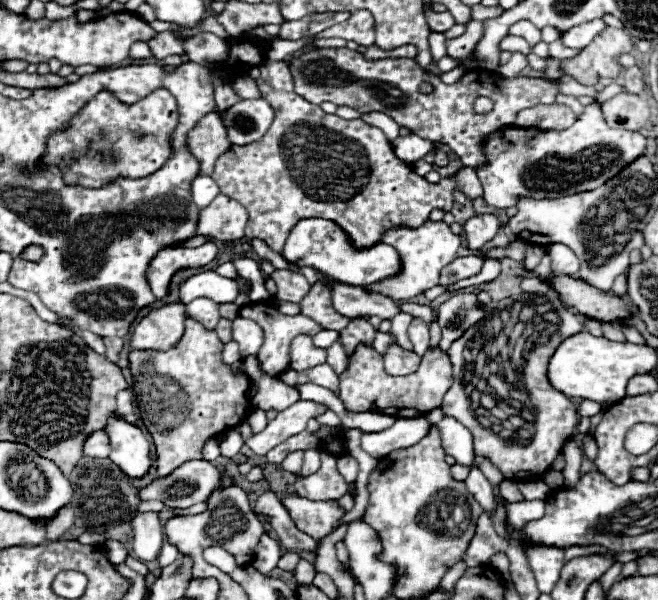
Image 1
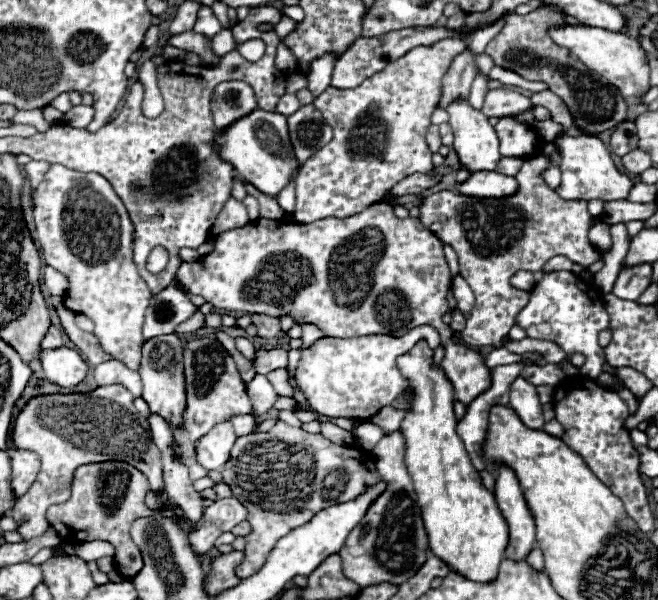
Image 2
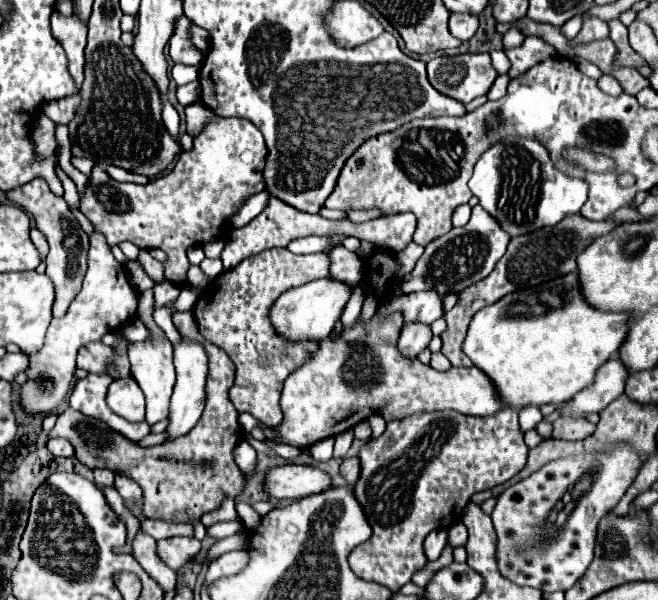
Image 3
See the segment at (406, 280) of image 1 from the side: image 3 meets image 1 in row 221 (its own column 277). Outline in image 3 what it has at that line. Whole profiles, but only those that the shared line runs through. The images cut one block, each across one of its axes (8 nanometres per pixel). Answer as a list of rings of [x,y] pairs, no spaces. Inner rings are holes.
[[[400,314],[388,316],[388,320],[374,316],[366,326],[360,322],[350,330],[344,328],[340,340],[322,340],[312,360],[294,370],[284,382],[280,398],[284,422],[276,428],[280,442],[308,448],[318,440],[356,426],[376,412],[390,422],[414,412],[456,410],[468,416],[494,416],[508,408],[508,404],[496,398],[496,386],[492,386],[490,378],[476,366],[456,368],[456,374],[448,374],[436,372],[420,360],[410,362],[400,356],[396,348],[400,328]],[[346,420],[350,420],[350,426],[338,426]]]

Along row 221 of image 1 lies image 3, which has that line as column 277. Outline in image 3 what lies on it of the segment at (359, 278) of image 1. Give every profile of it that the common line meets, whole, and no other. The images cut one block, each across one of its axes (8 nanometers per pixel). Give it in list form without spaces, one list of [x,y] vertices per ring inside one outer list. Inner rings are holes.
[[[332,278],[314,280],[314,282],[308,282],[304,286],[292,288],[286,294],[282,294],[272,306],[270,318],[276,330],[290,340],[324,340],[330,336],[332,328],[340,320],[350,296],[352,296],[350,284],[344,284]]]

